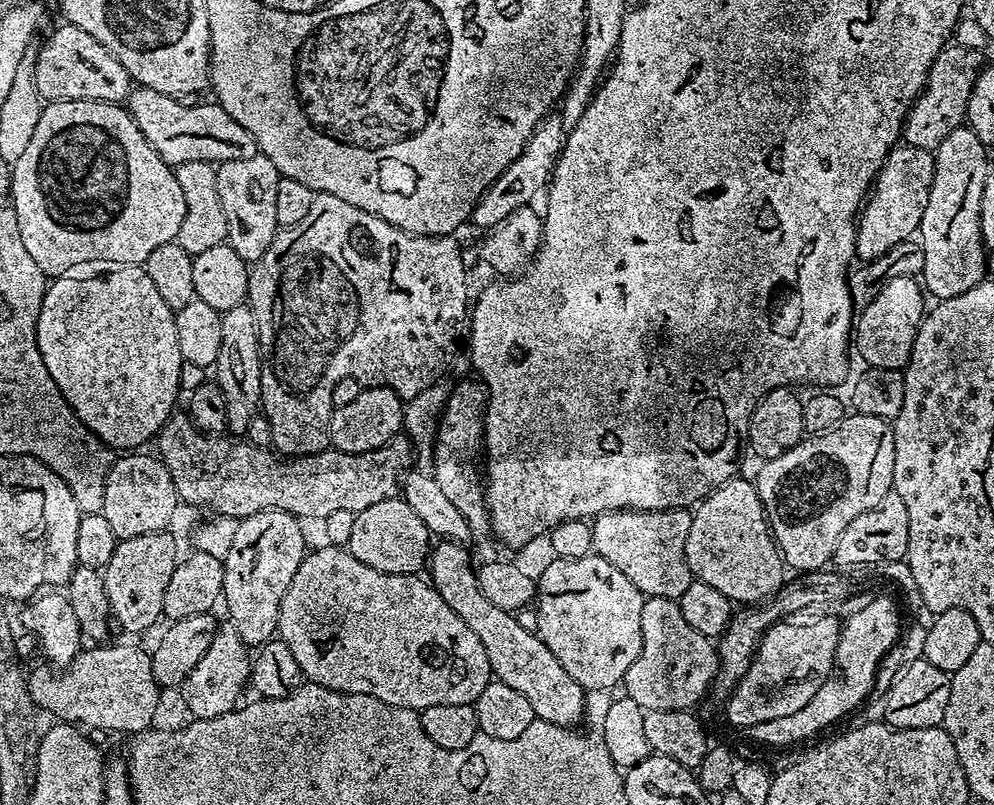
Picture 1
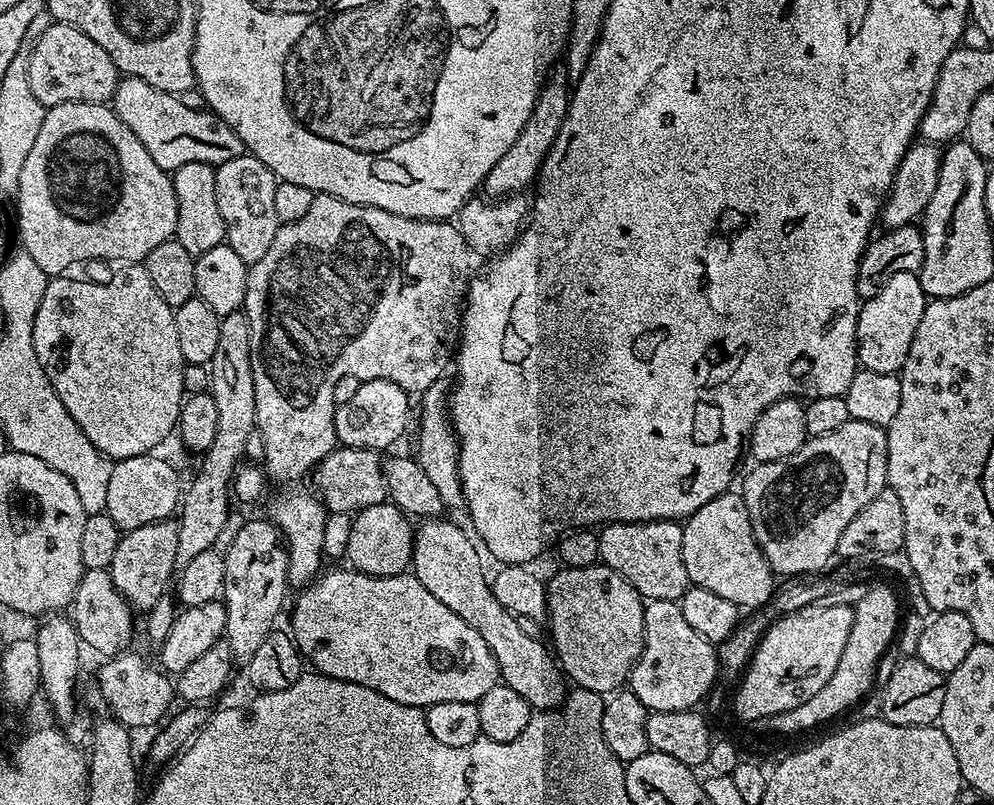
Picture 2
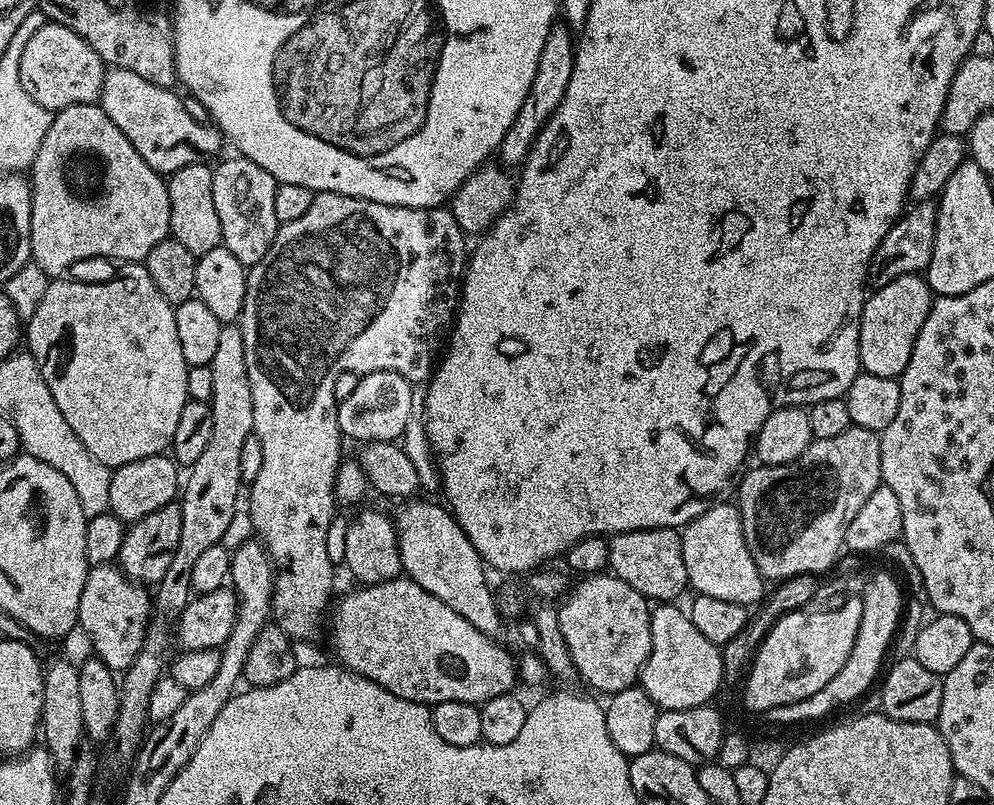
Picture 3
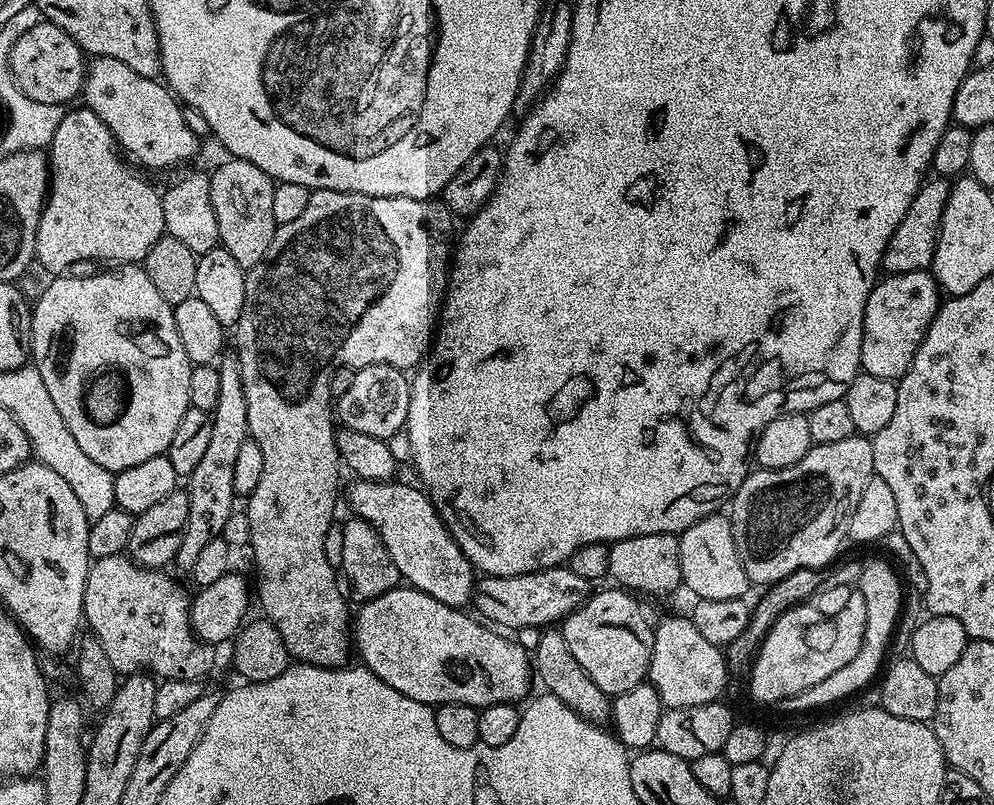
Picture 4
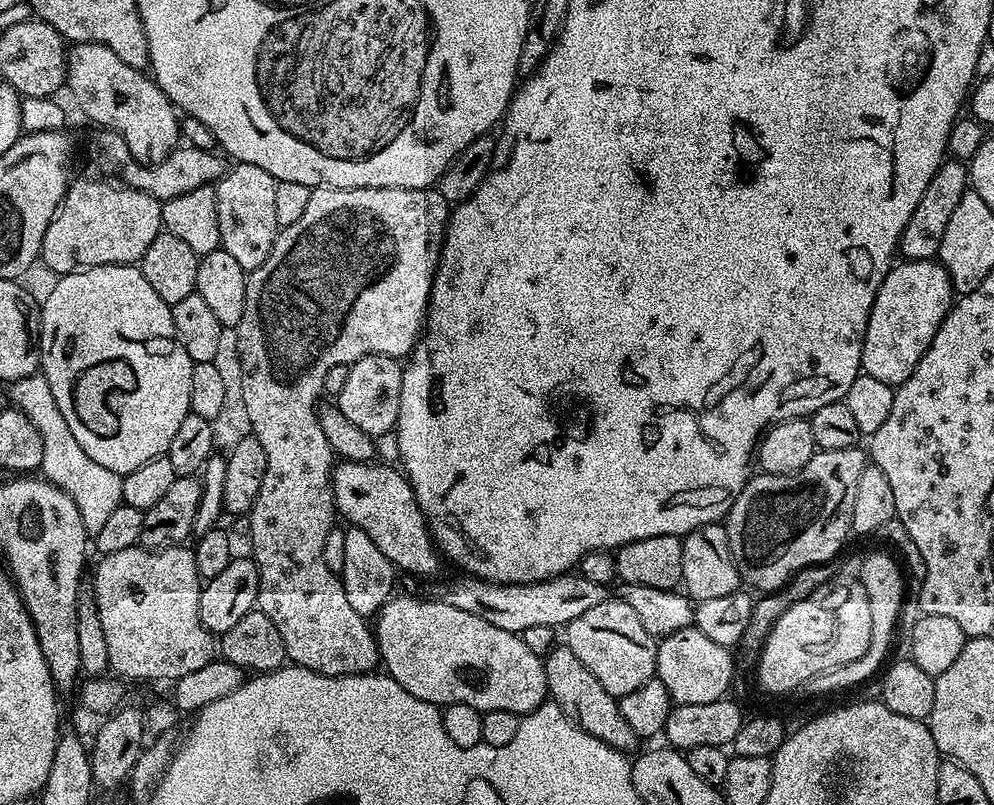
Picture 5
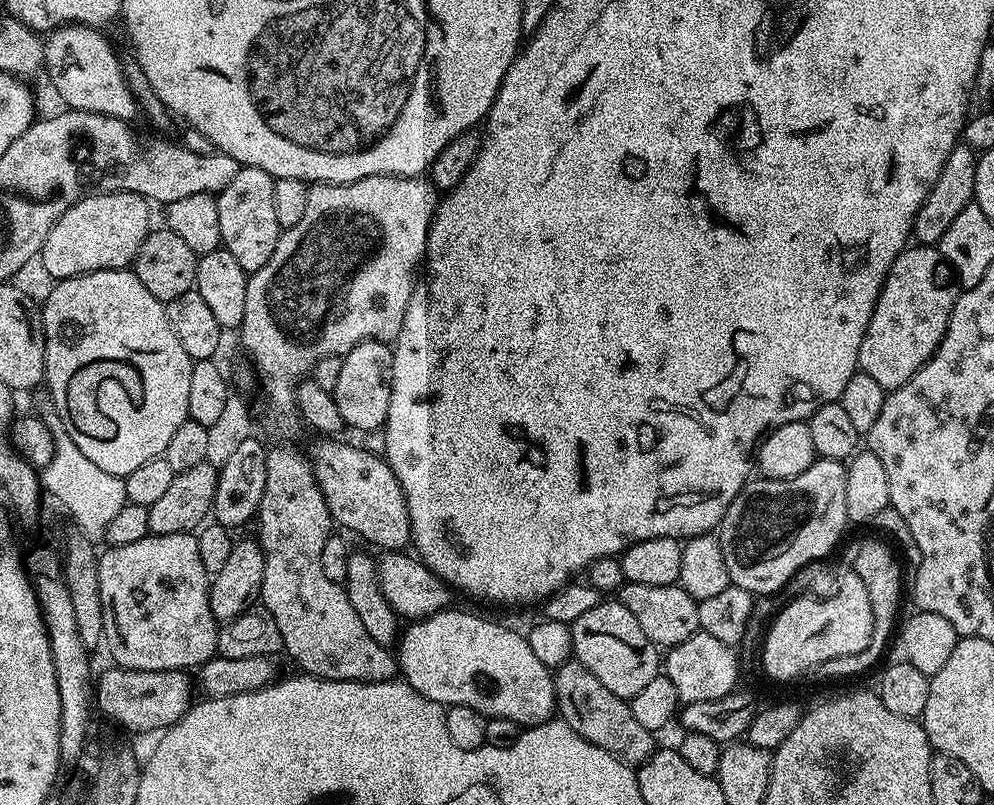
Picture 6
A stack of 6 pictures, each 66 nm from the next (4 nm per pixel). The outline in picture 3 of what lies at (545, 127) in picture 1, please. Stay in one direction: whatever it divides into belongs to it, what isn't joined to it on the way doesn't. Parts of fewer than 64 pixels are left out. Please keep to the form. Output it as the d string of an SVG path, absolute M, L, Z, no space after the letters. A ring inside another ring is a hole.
M563 22L553 24L550 32L546 34L546 42L542 45L542 54L538 57L538 70L534 70L534 82L530 82L526 102L522 102L522 110L518 110L518 118L510 122L510 130L506 130L498 149L499 163L505 169L512 170L512 167L515 169L523 165L529 150L532 149L532 143L536 141L536 135L562 102L566 94L566 86L570 86L570 74L574 74L575 57L573 29Z

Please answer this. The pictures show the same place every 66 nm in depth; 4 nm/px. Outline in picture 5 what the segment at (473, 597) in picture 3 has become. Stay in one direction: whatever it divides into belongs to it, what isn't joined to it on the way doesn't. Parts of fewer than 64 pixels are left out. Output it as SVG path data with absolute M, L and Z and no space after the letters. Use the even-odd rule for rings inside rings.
M369 461L337 463L332 470L332 496L336 499L337 513L345 516L351 527L365 531L401 573L432 576L439 570L441 553L432 539L412 484L399 467Z

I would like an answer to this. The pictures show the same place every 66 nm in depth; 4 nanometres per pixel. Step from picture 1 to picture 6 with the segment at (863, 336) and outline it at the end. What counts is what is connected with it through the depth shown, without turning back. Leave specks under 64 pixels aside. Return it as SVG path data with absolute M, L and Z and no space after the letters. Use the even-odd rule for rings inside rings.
M936 246L905 247L898 254L896 261L884 279L880 288L880 297L874 306L874 314L870 314L870 326L866 326L866 334L862 338L860 347L859 371L870 374L878 386L886 390L901 388L917 370L927 362L936 352L946 334L946 326L950 322L950 314L956 305L956 299L961 294L961 287L957 281L956 273L944 259L944 255Z

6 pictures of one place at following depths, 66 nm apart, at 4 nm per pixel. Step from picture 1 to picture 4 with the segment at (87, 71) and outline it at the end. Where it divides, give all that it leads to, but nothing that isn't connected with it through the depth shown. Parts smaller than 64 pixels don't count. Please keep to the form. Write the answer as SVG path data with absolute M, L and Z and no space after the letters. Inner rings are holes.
M41 22L38 26L26 30L14 42L14 46L10 50L10 70L14 74L22 94L26 94L26 98L34 98L34 102L64 106L67 105L67 100L72 100L75 96L77 99L81 95L82 81L86 71L86 54L74 42L74 38L70 38L70 34L66 34L66 30L47 22Z

